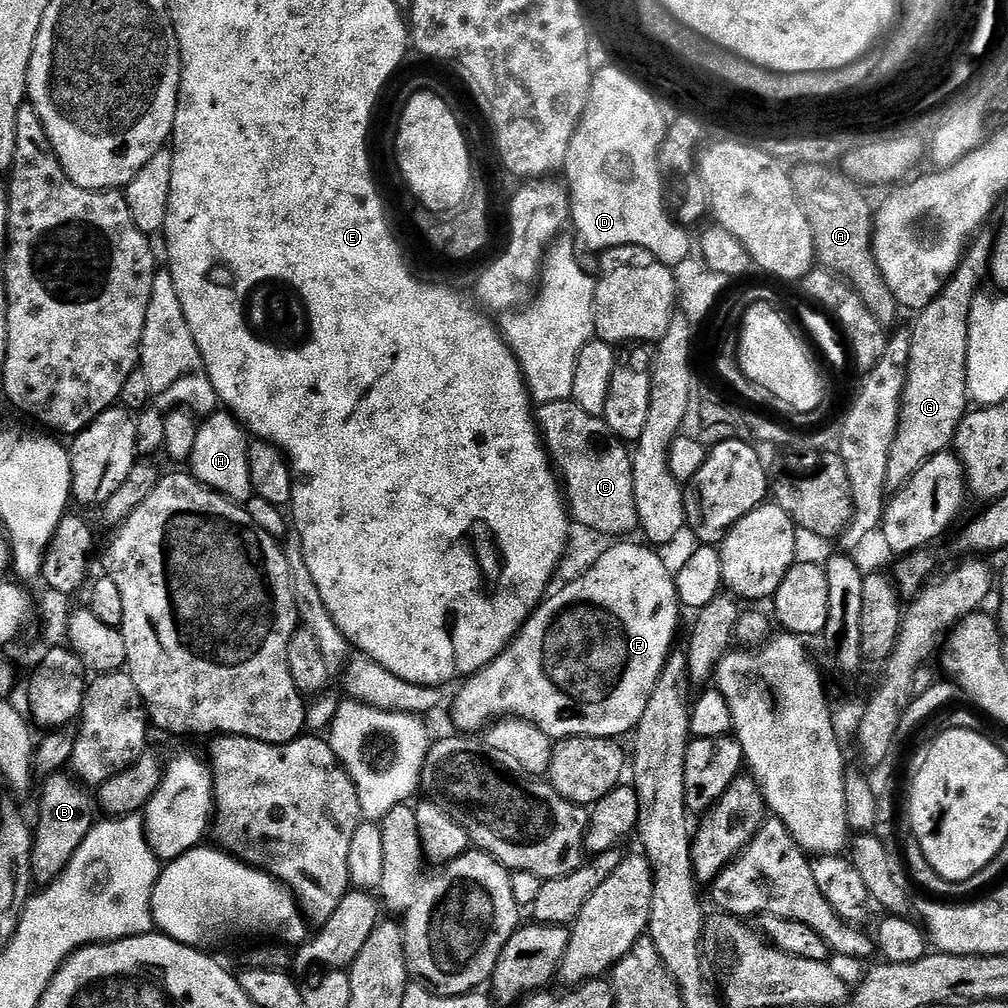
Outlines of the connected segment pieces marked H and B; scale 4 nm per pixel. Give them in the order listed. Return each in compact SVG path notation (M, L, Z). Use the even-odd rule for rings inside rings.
M227 410L219 411L199 425L190 459L190 472L207 488L212 488L220 495L227 496L229 500L235 500L237 504L244 506L254 496L249 456L250 436L233 413Z
M63 771L56 772L45 777L41 783L38 824L34 826L31 854L32 876L37 881L50 882L56 879L96 822L93 795L75 777L65 774Z

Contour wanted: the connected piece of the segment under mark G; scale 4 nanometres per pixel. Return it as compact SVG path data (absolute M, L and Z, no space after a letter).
M981 231L964 249L964 257L956 273L948 280L948 285L938 293L934 302L919 309L916 325L910 328L910 358L904 396L900 400L900 421L894 438L894 446L890 450L890 466L888 467L888 488L899 490L912 479L922 465L940 452L951 449L956 439L956 431L962 422L965 412L970 408L968 395L968 323L970 310L978 293L980 283L990 276L992 266L992 250L994 247L993 233Z

